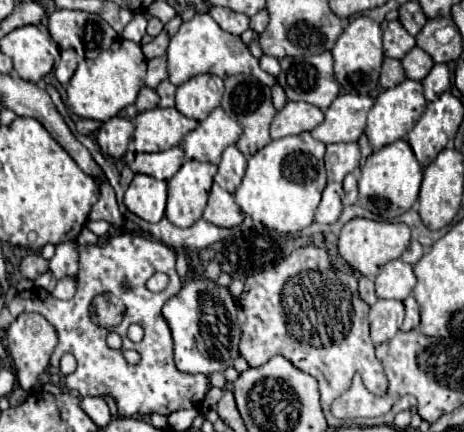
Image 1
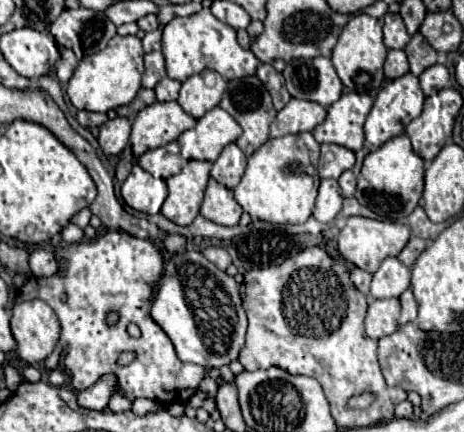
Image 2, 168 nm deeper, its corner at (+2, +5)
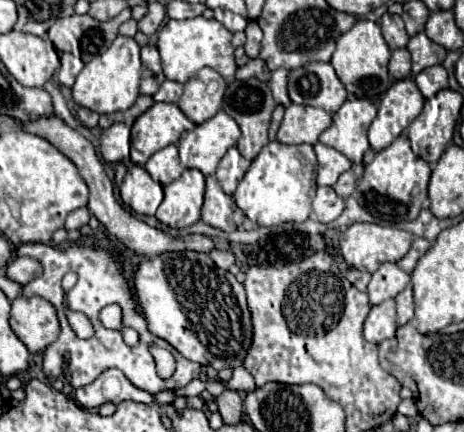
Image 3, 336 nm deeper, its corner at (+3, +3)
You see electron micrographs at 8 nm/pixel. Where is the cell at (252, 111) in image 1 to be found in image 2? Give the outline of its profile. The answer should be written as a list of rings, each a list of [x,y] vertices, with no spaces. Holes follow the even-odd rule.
[[[241,77],[241,79],[233,79],[233,81],[227,81],[227,89],[223,93],[223,99],[221,99],[221,107],[241,125],[243,129],[243,135],[235,141],[243,153],[253,155],[267,139],[269,139],[269,125],[271,121],[275,119],[277,111],[273,109],[273,103],[271,103],[271,95],[269,91],[265,89],[265,85],[255,77]]]

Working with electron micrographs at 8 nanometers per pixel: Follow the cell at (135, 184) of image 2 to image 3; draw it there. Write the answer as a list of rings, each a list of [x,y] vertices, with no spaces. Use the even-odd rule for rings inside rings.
[[[140,165],[128,169],[124,183],[120,185],[122,201],[138,215],[154,215],[162,203],[162,185],[152,181],[148,171]]]

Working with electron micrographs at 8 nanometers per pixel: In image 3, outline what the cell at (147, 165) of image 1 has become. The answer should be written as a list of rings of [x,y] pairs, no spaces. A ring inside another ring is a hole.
[[[168,145],[168,147],[156,151],[146,161],[144,167],[150,173],[150,177],[154,181],[158,181],[160,185],[168,185],[168,183],[176,181],[182,175],[182,171],[184,171],[184,167],[178,161],[178,149],[176,149],[176,145]]]

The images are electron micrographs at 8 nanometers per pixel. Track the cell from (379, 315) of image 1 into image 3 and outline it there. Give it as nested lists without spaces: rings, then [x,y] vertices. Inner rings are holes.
[[[388,299],[370,309],[370,315],[364,321],[364,339],[370,343],[380,343],[394,337],[396,329],[396,303],[394,299]]]

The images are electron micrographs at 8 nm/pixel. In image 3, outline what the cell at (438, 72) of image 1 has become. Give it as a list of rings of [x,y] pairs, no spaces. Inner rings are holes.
[[[434,65],[424,69],[422,73],[416,75],[416,85],[420,89],[420,93],[430,99],[432,95],[436,95],[440,89],[448,89],[448,75],[446,69],[442,65]]]

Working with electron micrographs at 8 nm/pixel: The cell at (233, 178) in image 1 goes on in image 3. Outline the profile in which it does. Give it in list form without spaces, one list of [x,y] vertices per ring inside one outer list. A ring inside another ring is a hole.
[[[232,147],[222,157],[222,161],[212,177],[216,177],[216,181],[218,181],[218,185],[222,185],[224,193],[228,193],[234,199],[233,194],[236,191],[238,181],[244,177],[248,167],[250,167],[250,161],[244,159],[236,147]]]

